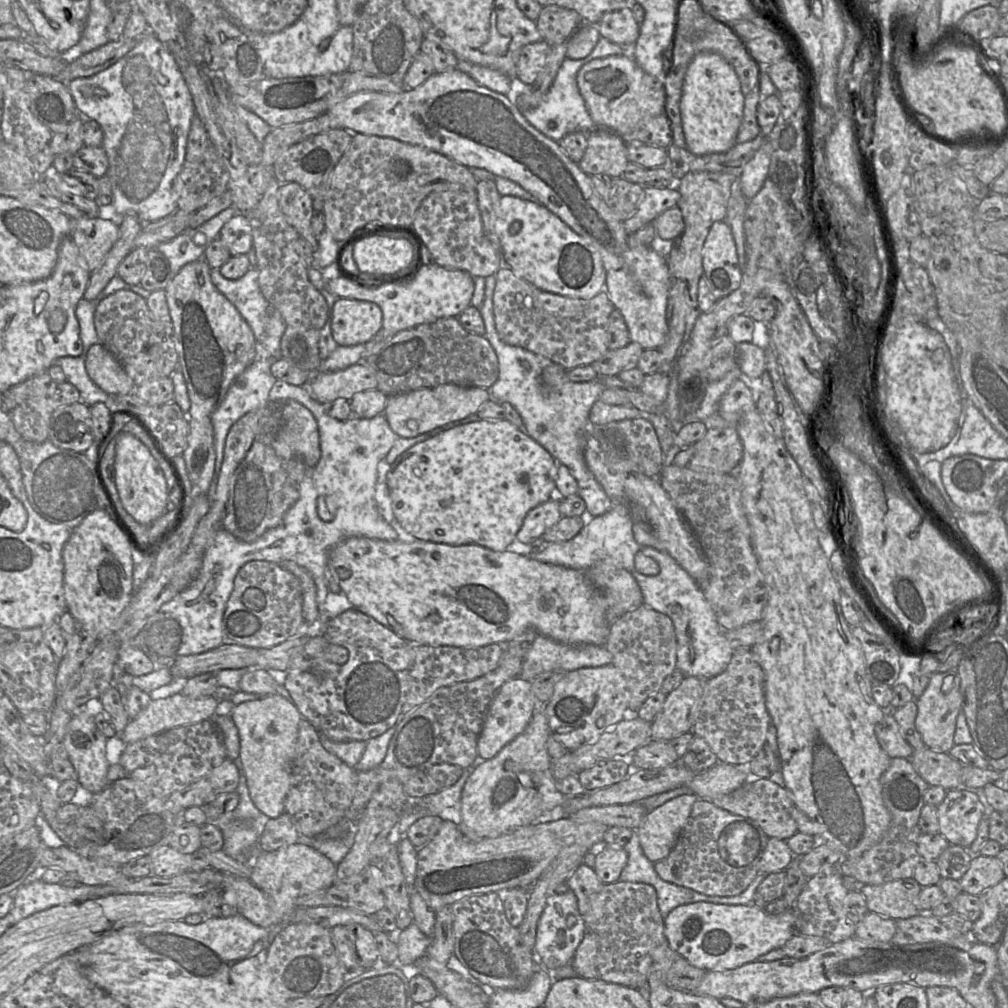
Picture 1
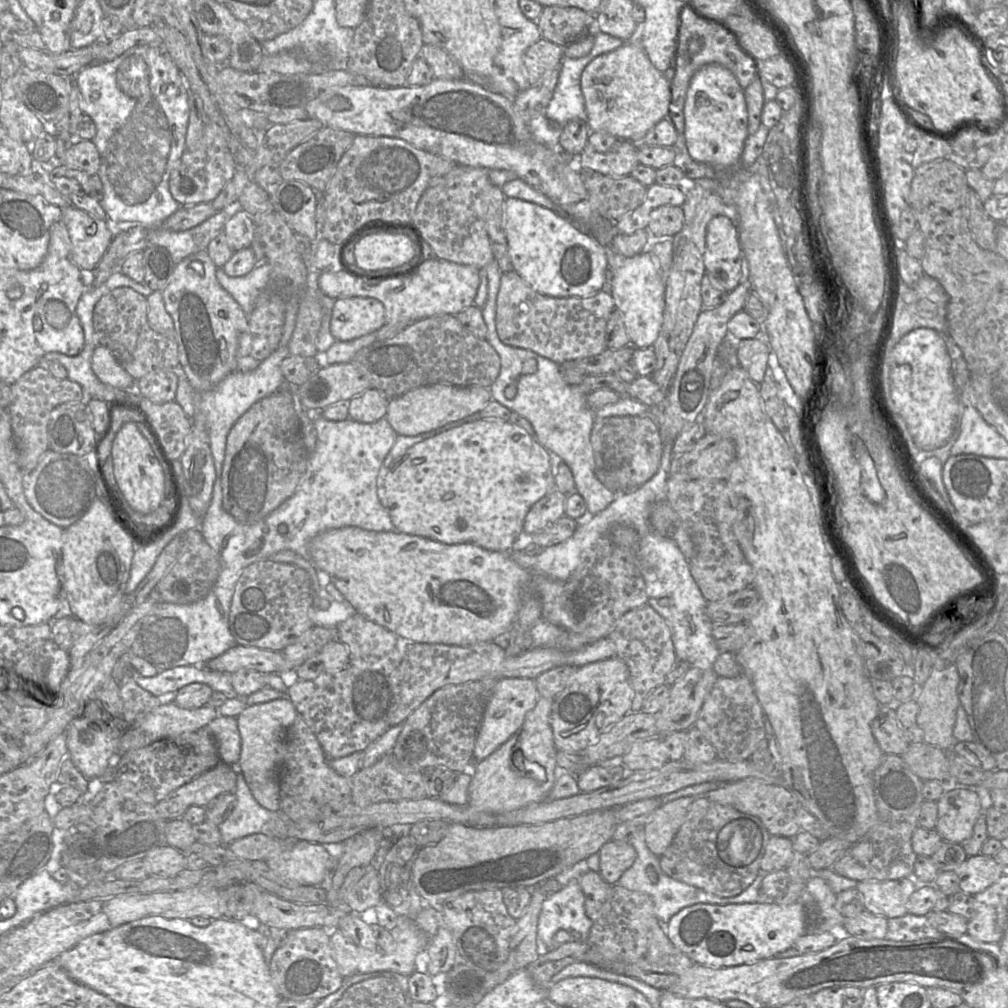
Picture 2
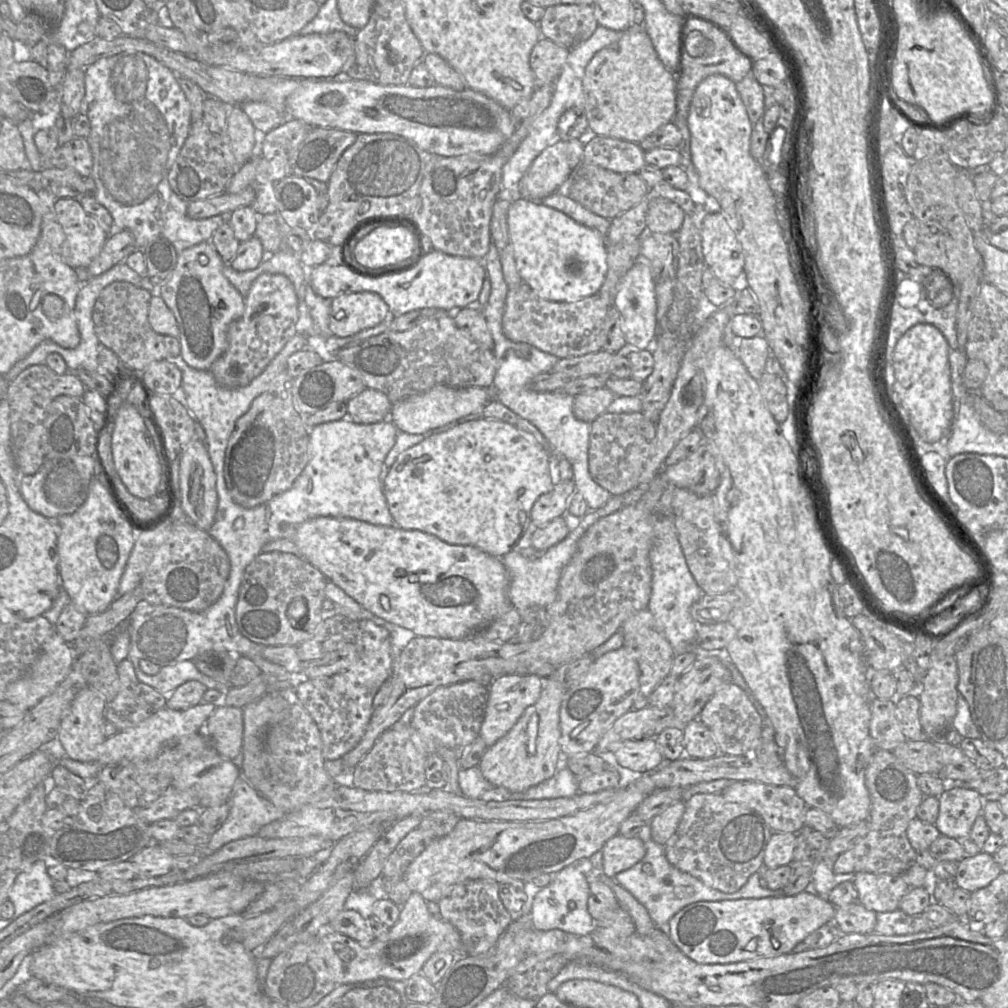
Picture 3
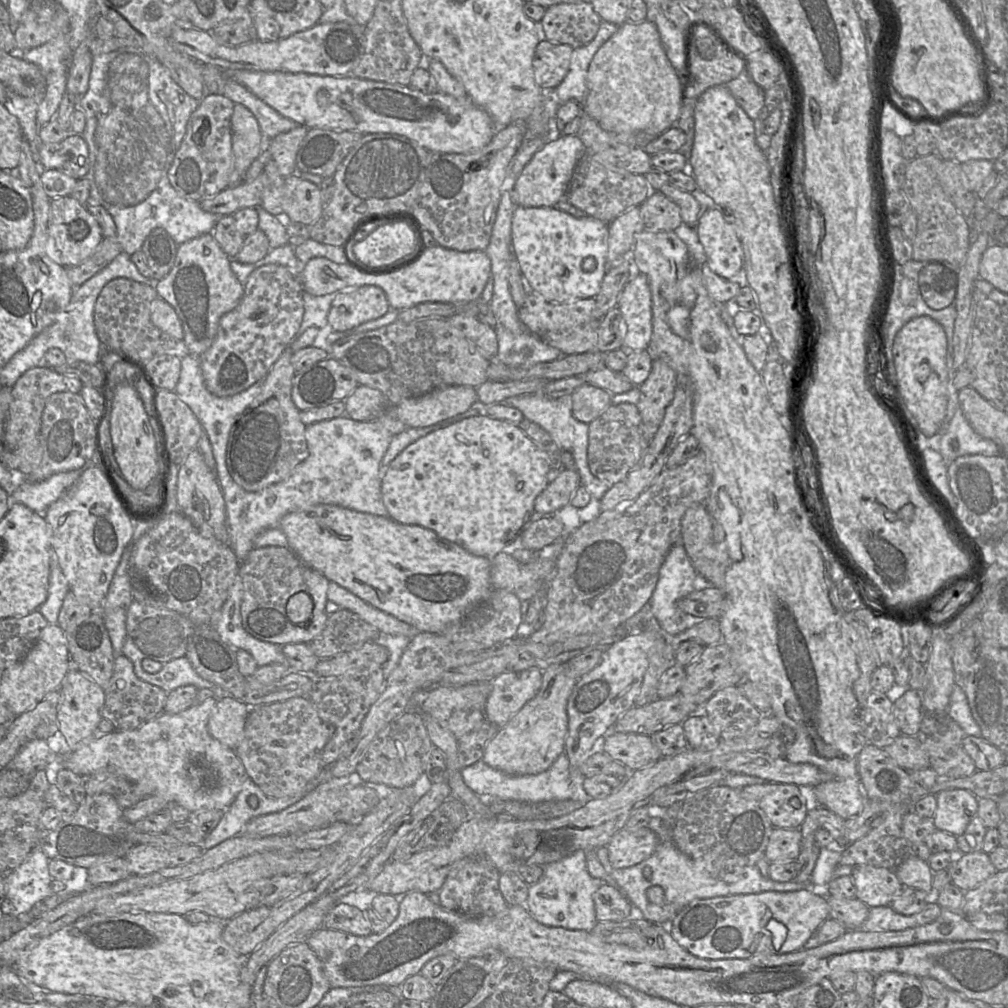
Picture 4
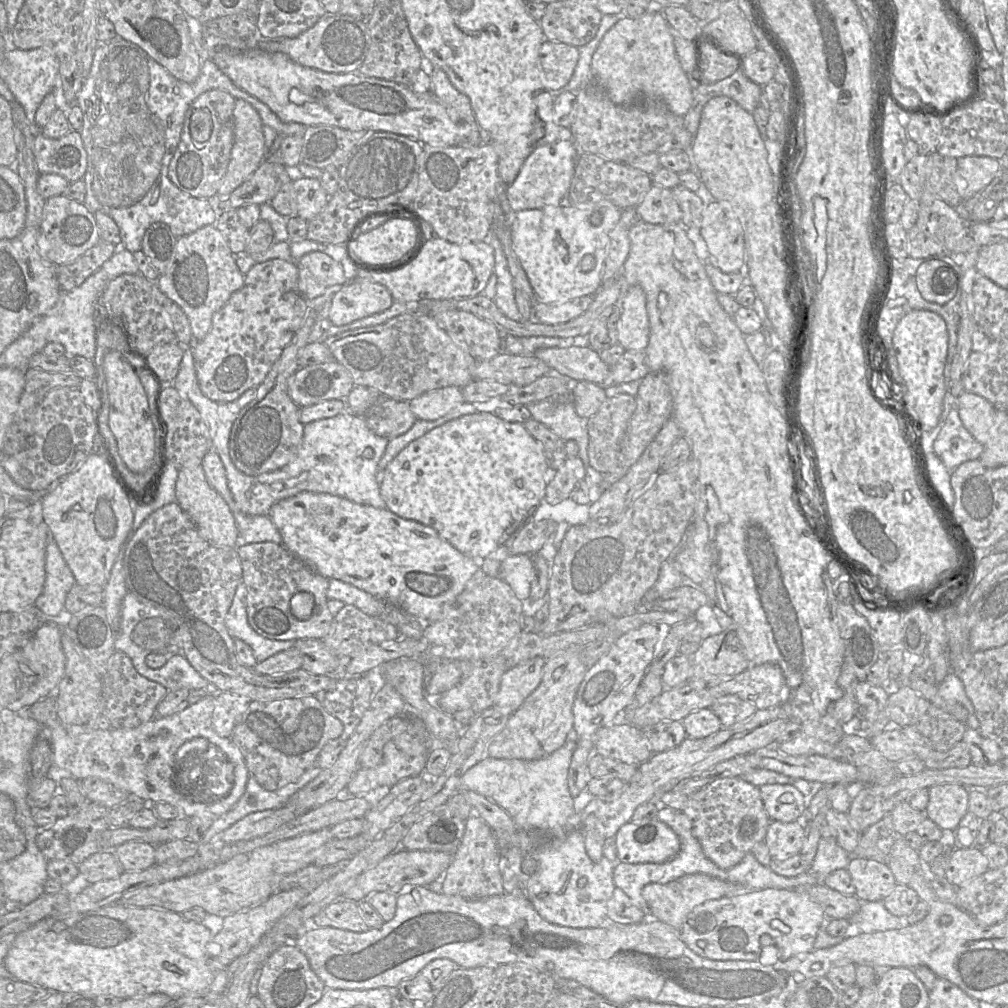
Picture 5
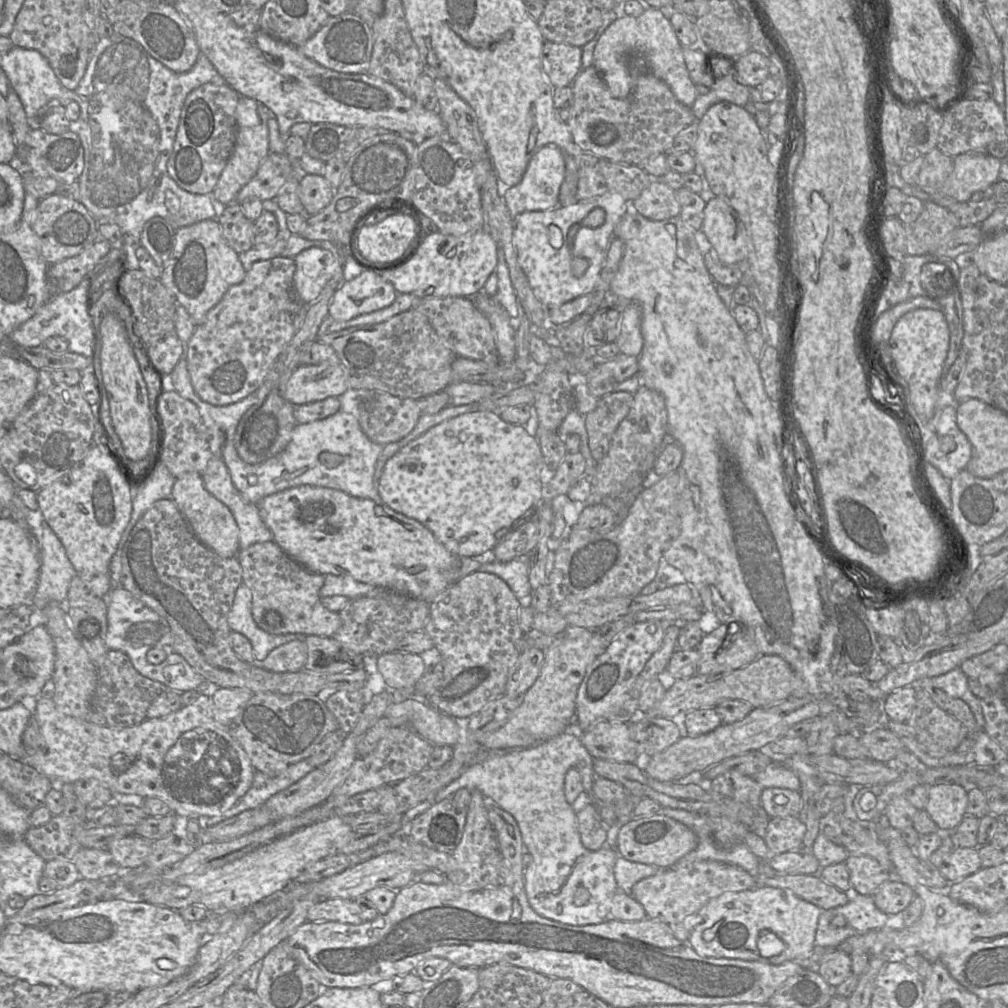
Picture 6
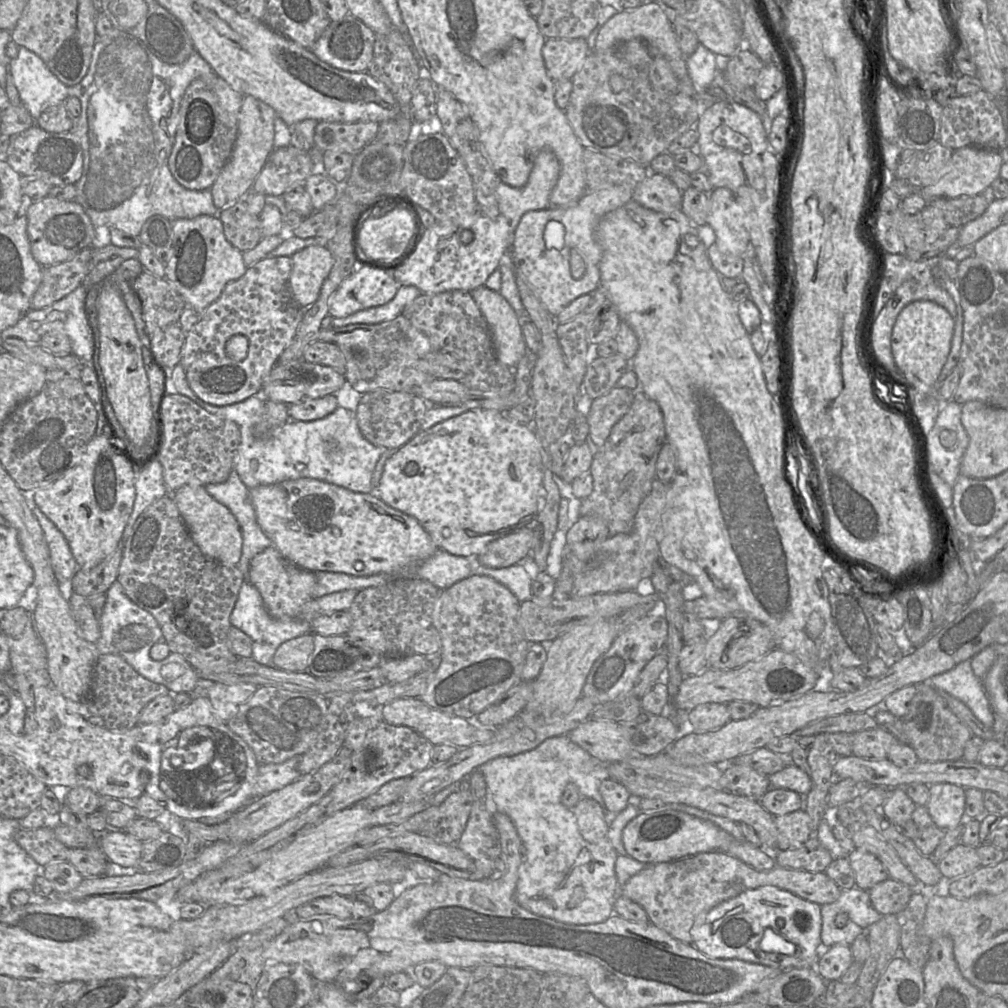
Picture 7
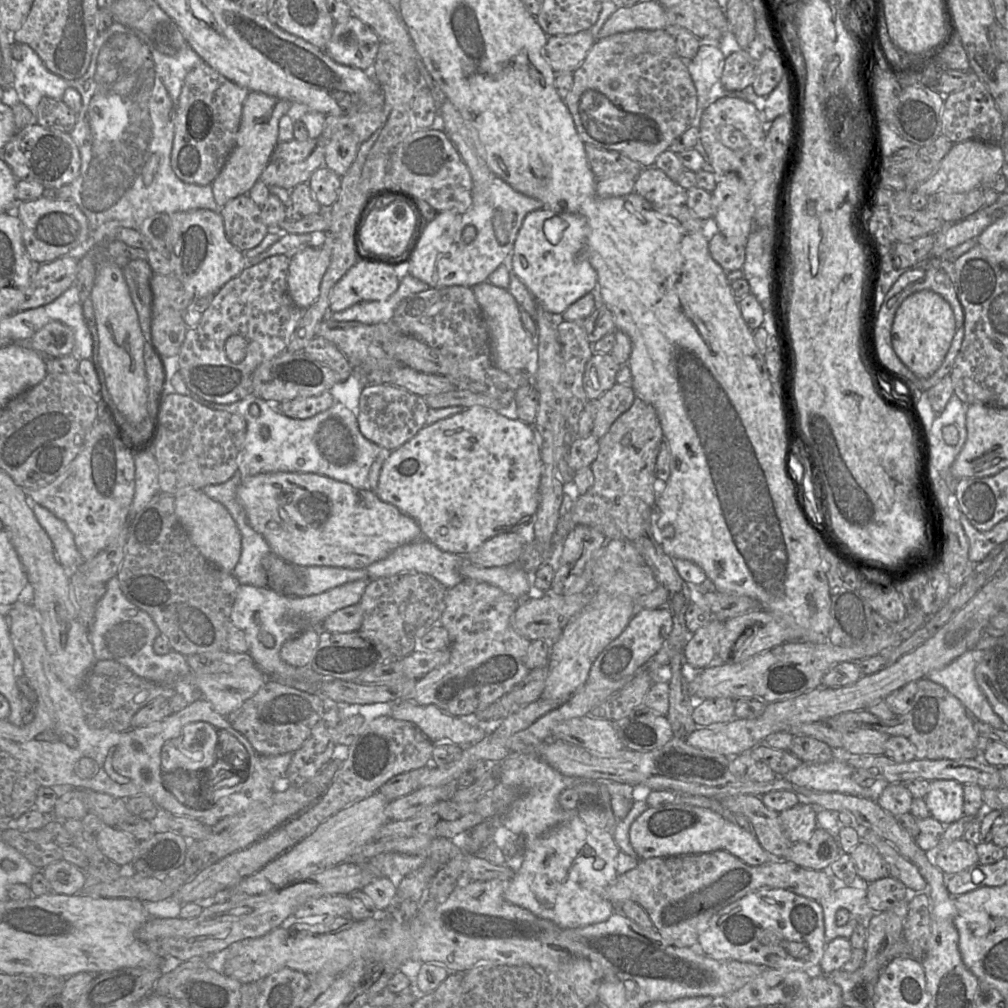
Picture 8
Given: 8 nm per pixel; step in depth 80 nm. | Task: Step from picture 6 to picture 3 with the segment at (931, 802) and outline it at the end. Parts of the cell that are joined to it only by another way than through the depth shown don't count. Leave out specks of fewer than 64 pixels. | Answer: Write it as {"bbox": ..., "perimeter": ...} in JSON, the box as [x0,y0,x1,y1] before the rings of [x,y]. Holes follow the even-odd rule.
{"bbox":[935,785,984,840],"perimeter":[[[948,785],[938,797],[939,812],[935,827],[940,834],[956,840],[965,839],[982,812],[984,798],[975,790]]]}

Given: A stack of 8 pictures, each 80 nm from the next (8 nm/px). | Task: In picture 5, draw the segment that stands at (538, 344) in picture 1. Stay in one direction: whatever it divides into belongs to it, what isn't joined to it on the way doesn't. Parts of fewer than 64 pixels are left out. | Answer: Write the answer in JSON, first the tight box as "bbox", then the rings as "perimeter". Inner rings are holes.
{"bbox":[533,296,594,325],"perimeter":[[[581,296],[561,305],[535,301],[533,317],[538,322],[549,325],[566,323],[582,315],[591,305],[594,296]]]}

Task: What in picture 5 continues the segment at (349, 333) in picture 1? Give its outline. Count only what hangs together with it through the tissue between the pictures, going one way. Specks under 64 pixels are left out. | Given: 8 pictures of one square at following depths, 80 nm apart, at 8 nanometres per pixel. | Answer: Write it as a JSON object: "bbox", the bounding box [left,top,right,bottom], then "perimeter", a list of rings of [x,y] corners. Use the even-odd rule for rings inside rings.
{"bbox":[328,276,393,325],"perimeter":[[[357,276],[334,294],[328,319],[332,325],[346,325],[387,310],[393,302],[386,286]]]}

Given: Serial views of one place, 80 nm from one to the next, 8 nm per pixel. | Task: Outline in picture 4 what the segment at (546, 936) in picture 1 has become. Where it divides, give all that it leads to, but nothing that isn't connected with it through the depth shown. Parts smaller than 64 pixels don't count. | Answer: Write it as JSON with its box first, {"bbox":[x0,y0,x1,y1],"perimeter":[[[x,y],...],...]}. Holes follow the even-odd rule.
{"bbox":[526,850,604,931],"perimeter":[[[577,850],[562,860],[541,867],[543,876],[528,886],[526,908],[533,918],[546,926],[591,931],[598,922],[592,896],[604,883],[588,873],[585,851]]]}

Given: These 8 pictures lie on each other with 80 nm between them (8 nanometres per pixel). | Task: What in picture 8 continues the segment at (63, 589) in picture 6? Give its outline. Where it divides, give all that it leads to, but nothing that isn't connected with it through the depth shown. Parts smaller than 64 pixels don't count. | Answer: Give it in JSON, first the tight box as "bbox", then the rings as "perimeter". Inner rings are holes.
{"bbox":[32,501,83,569],"perimeter":[[[34,501],[32,511],[50,537],[58,562],[65,569],[79,566],[83,559],[75,545],[74,536],[65,522]]]}

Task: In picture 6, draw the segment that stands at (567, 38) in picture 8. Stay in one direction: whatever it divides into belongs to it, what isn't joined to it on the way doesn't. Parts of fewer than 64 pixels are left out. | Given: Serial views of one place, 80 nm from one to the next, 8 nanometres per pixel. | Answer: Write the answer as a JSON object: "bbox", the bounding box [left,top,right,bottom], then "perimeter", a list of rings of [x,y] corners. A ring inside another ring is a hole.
{"bbox":[541,41,582,88],"perimeter":[[[545,41],[541,66],[546,79],[555,88],[570,86],[582,69],[581,62],[581,47]]]}

